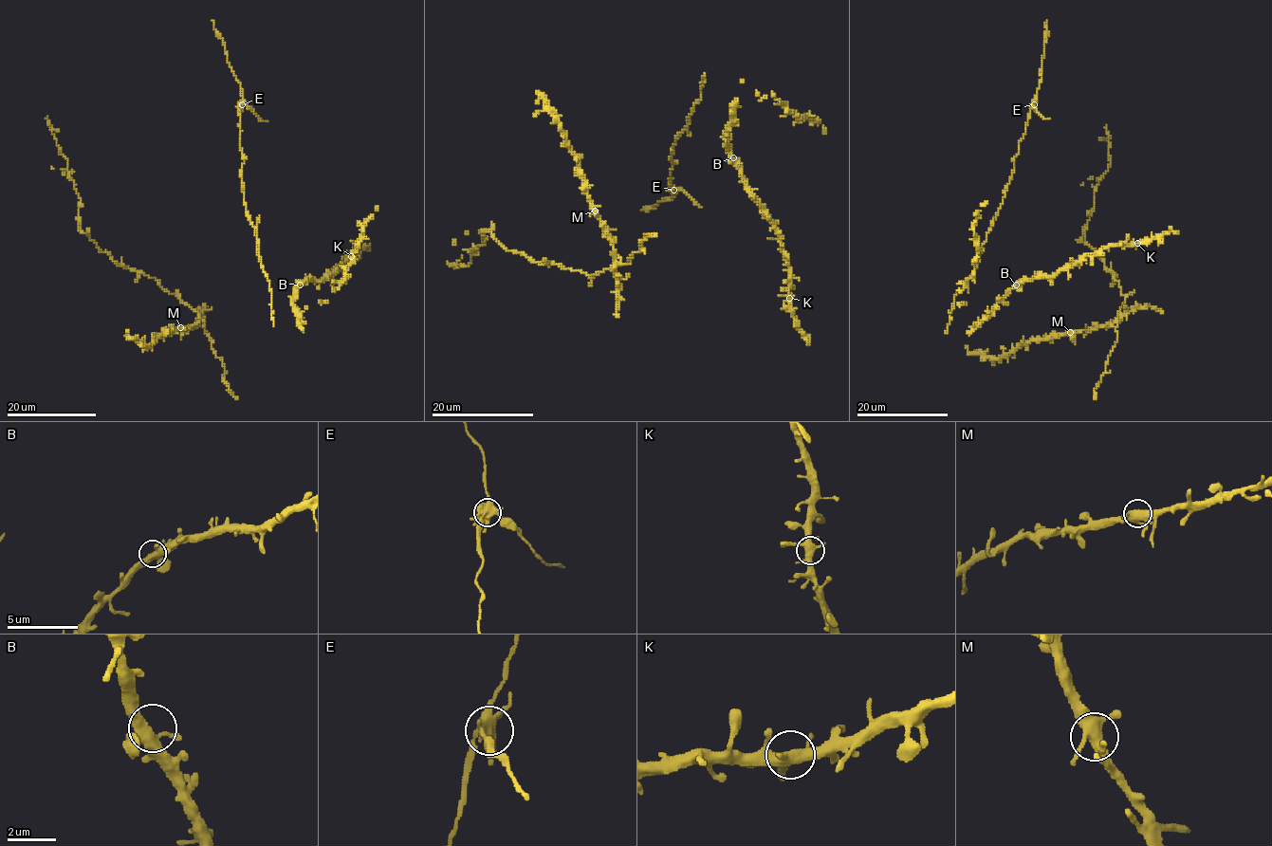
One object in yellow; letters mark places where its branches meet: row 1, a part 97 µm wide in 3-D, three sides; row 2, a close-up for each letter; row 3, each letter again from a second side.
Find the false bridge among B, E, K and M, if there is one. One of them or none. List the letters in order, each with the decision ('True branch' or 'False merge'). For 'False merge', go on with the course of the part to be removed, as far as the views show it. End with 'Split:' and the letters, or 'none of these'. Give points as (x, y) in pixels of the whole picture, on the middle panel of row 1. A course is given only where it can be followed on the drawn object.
B: True branch
E: False merge. Course of the part to remove: (673, 190), (681, 189), (701, 208)
K: True branch
M: True branch
Split: E

